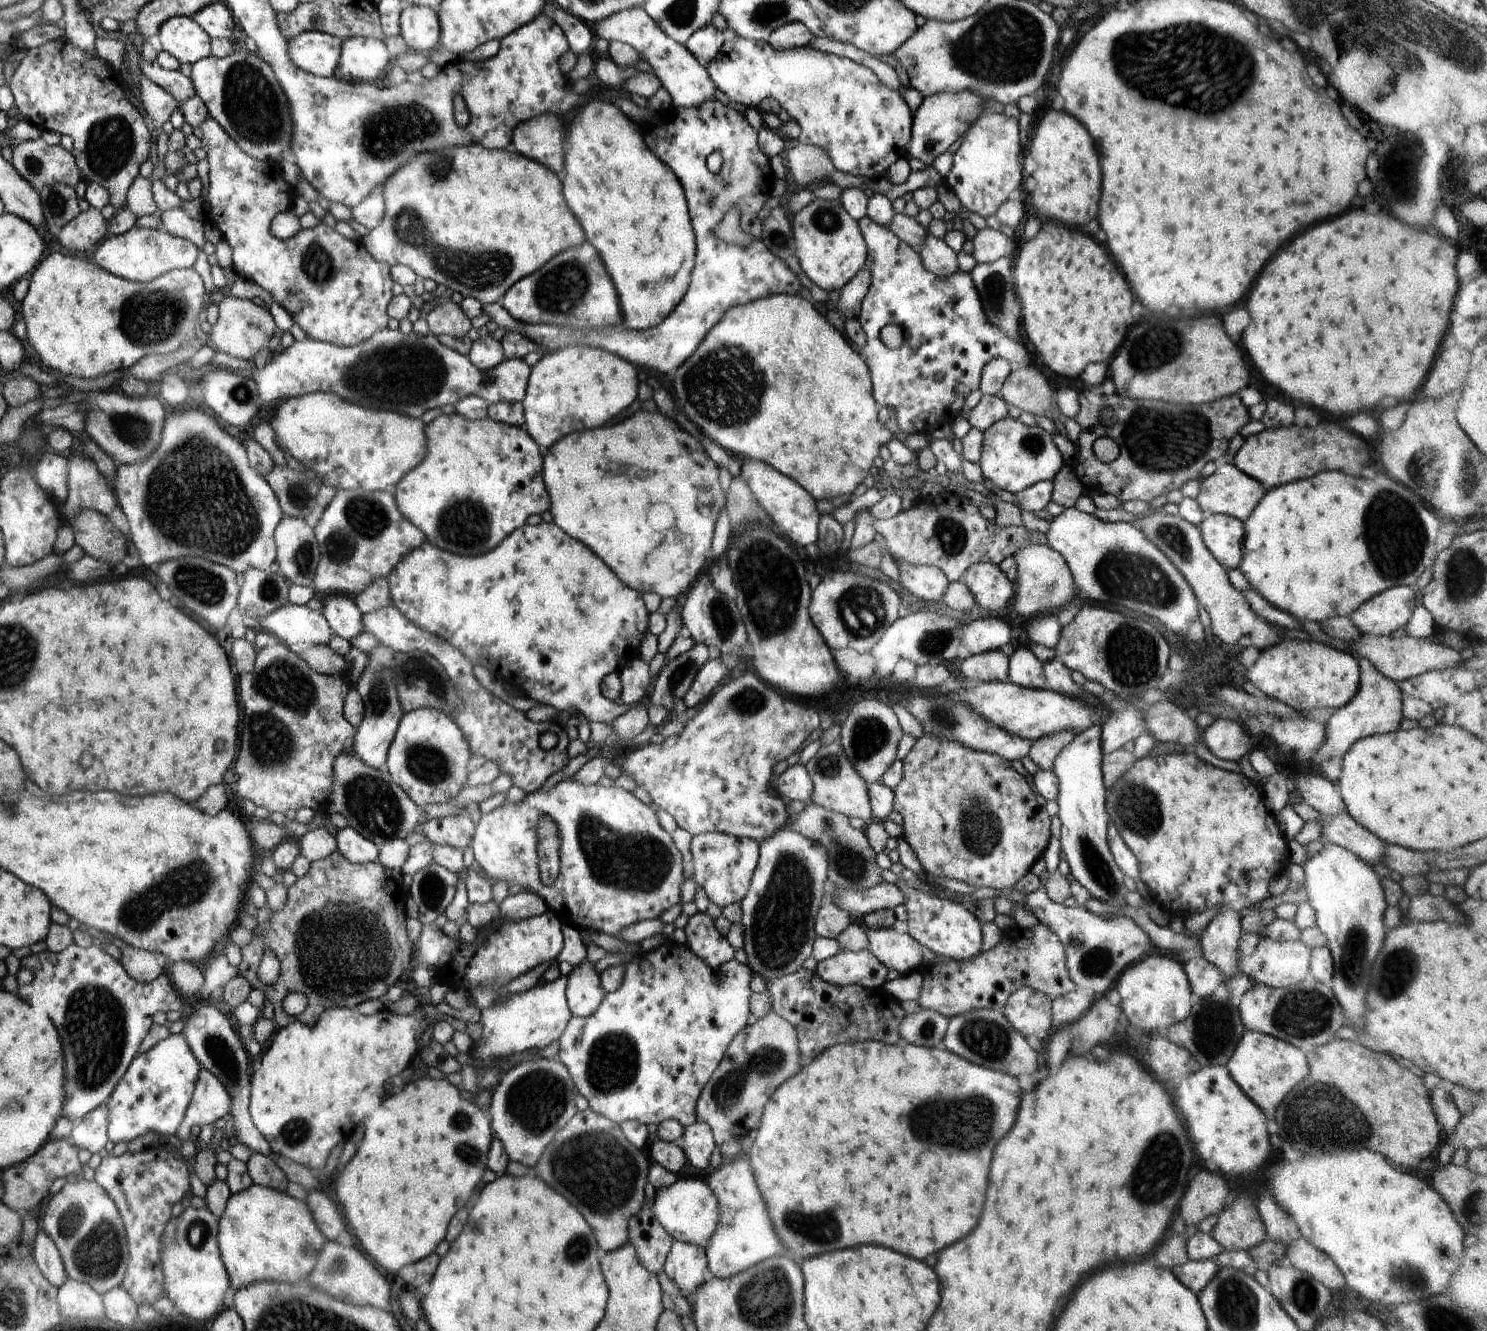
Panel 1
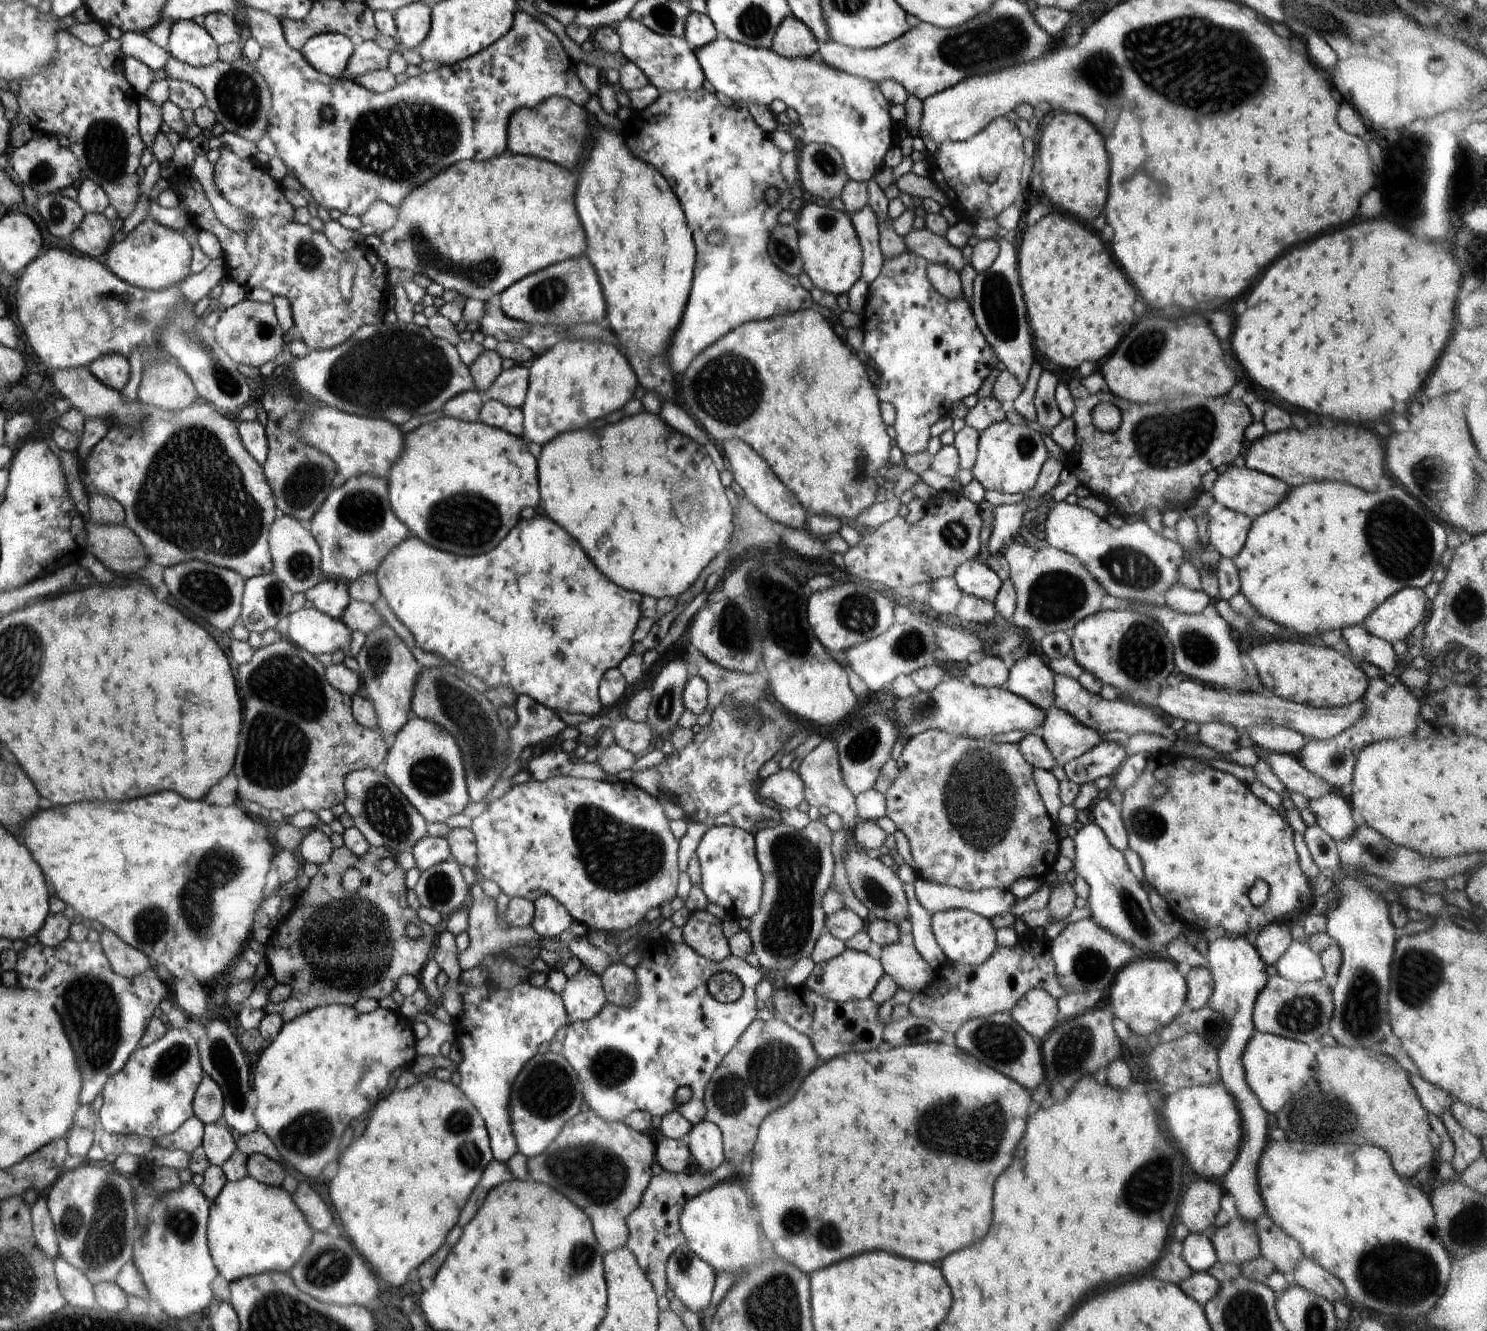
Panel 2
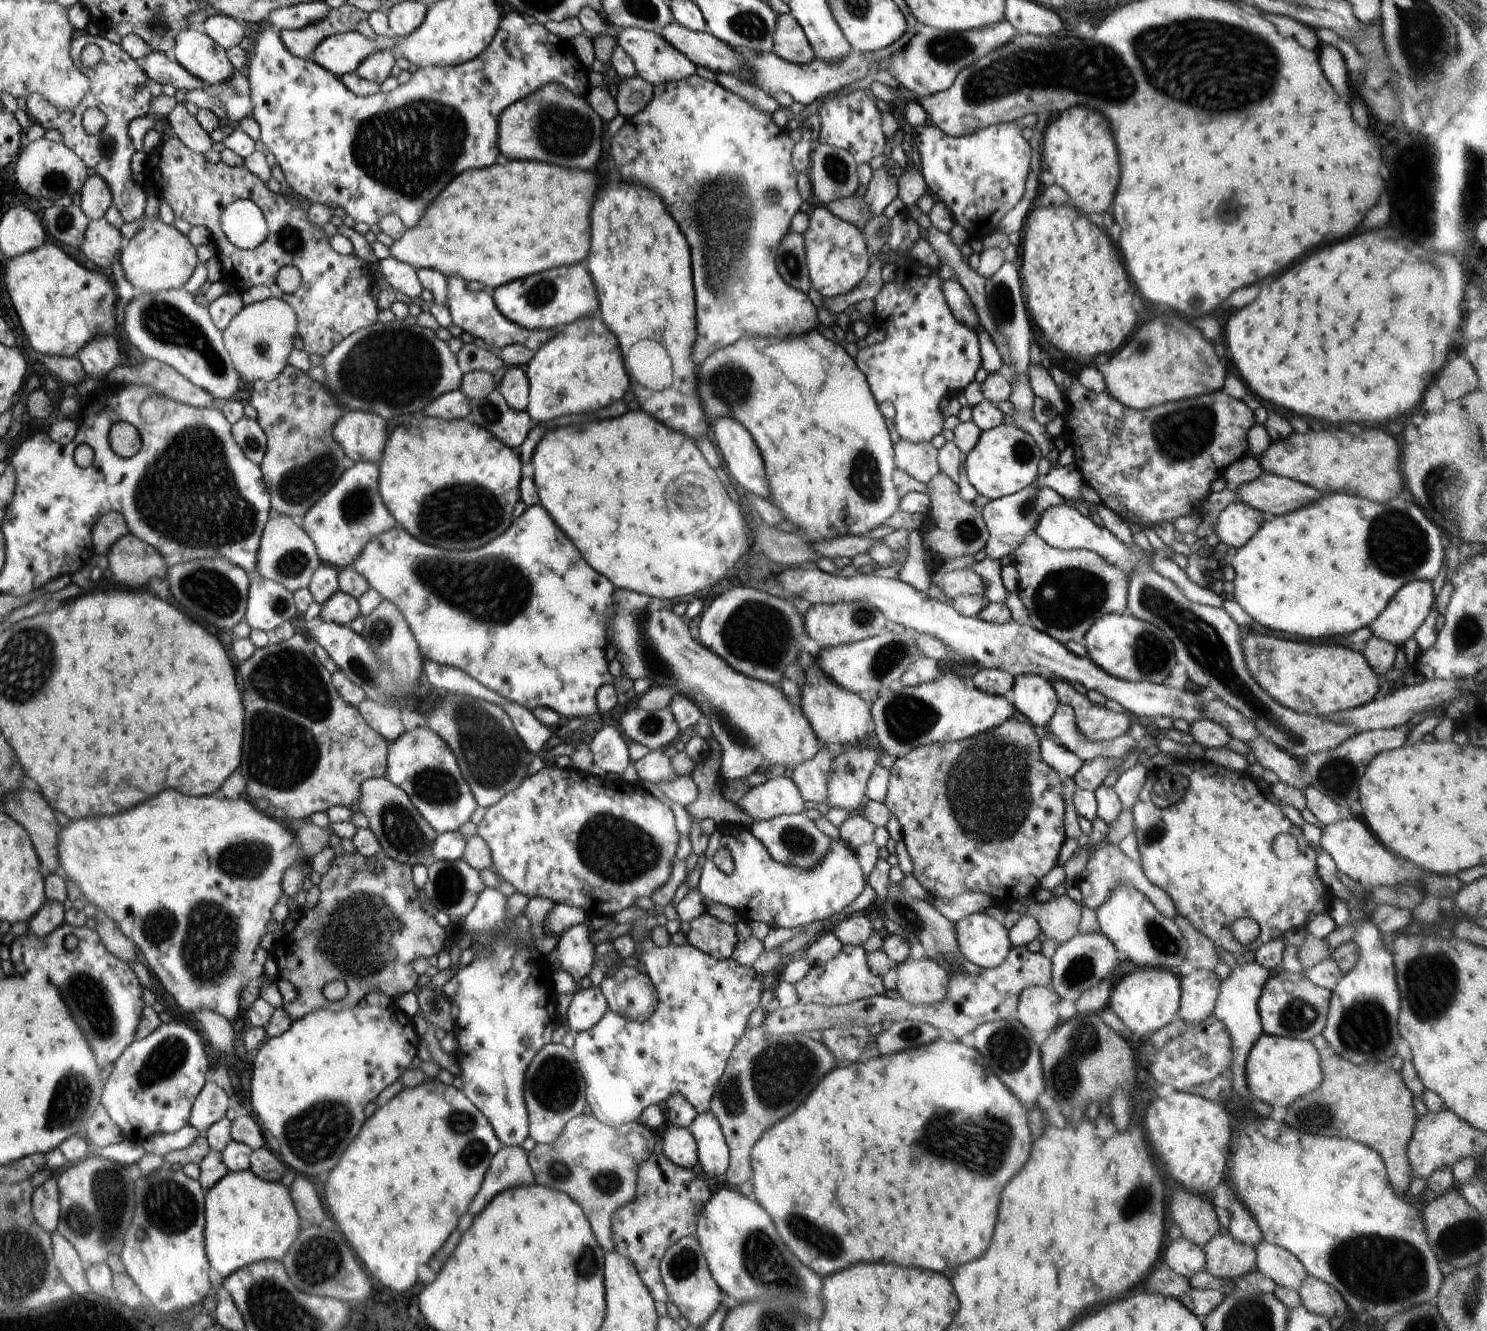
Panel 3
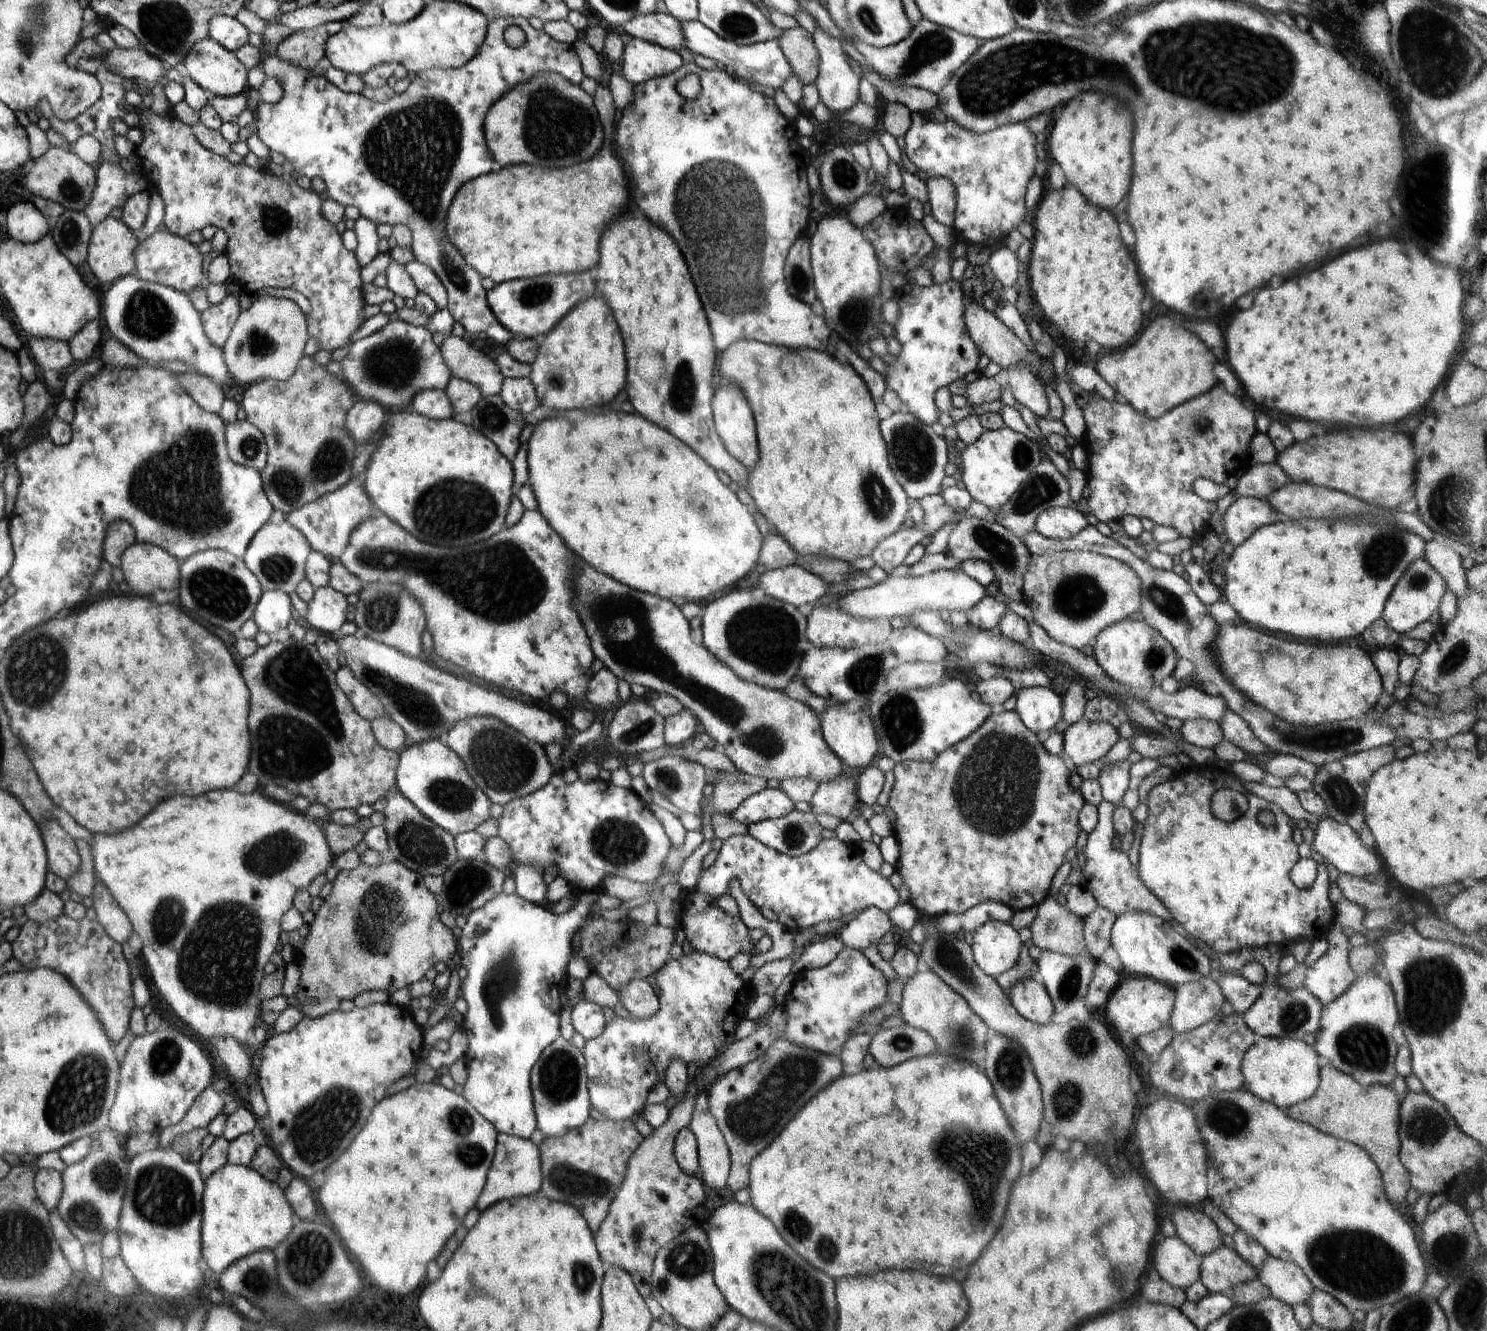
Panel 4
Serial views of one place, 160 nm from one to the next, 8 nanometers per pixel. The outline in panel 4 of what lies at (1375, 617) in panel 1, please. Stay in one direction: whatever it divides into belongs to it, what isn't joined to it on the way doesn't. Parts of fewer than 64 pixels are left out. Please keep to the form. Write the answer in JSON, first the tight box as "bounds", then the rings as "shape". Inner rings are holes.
{"bounds":[1383,559,1448,637],"shape":[[[1426,559],[1413,560],[1394,585],[1383,610],[1383,618],[1391,628],[1394,637],[1403,637],[1408,630],[1428,622],[1430,616],[1438,611],[1440,600],[1448,589],[1448,583]]]}

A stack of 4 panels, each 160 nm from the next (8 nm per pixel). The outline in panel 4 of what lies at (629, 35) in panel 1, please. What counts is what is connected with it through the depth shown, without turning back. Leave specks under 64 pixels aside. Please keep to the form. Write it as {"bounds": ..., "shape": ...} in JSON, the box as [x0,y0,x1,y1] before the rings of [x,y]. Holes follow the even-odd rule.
{"bounds":[622,37,684,85],"shape":[[[632,37],[625,44],[622,66],[626,80],[637,85],[676,72],[684,64],[676,51]]]}

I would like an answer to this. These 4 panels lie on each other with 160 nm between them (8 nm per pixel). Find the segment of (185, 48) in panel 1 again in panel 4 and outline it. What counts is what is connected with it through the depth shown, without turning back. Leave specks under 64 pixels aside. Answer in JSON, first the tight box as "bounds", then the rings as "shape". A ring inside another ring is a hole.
{"bounds":[183,37,248,97],"shape":[[[210,37],[198,41],[186,55],[183,71],[208,94],[219,97],[236,96],[248,85],[248,69],[234,56],[232,51],[226,50]]]}

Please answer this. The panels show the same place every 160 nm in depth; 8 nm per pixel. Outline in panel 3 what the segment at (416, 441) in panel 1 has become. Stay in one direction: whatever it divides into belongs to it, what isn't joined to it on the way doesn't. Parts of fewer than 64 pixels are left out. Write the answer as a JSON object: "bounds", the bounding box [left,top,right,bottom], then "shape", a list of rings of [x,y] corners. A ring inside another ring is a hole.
{"bounds":[333,410,387,462],"shape":[[[345,410],[334,425],[333,437],[355,462],[376,462],[385,447],[387,422],[375,412]]]}

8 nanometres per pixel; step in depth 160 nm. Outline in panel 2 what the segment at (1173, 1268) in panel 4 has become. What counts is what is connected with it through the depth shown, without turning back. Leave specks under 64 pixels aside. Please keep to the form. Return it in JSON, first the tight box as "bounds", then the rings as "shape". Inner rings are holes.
{"bounds":[1181,1233,1218,1273],"shape":[[[1188,1233],[1183,1240],[1181,1257],[1194,1273],[1204,1273],[1218,1261],[1211,1240],[1200,1233]]]}

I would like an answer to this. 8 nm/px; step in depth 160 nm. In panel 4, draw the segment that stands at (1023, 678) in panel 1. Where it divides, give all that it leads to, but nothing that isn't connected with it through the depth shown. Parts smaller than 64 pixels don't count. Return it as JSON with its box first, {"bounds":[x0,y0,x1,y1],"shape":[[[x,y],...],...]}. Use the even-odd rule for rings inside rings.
{"bounds":[1014,687,1063,734],"shape":[[[1022,687],[1015,697],[1014,711],[1034,734],[1048,732],[1061,719],[1063,698],[1050,687]]]}

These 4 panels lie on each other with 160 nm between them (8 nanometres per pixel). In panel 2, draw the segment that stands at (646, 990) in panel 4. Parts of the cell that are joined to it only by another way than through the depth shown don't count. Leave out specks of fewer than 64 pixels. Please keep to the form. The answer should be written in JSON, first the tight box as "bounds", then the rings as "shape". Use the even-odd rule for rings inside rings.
{"bounds":[601,962,639,1007],"shape":[[[612,962],[603,972],[601,981],[609,1003],[620,1007],[630,1007],[635,1002],[639,982],[633,968]]]}

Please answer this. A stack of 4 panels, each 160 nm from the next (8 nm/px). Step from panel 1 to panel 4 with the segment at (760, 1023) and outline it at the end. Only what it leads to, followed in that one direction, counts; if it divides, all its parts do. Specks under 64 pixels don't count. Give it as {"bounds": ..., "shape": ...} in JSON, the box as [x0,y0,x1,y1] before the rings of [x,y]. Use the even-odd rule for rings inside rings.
{"bounds":[707,1038,842,1192],"shape":[[[780,1038],[761,1057],[720,1075],[707,1088],[710,1112],[731,1154],[727,1185],[732,1192],[748,1189],[751,1160],[784,1130],[810,1098],[842,1074],[839,1057],[818,1054]]]}

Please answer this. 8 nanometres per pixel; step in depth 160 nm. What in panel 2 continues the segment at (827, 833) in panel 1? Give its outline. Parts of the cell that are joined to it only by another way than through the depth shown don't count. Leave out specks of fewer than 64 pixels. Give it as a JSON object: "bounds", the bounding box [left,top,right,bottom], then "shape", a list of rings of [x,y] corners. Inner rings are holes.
{"bounds":[845,840,909,926],"shape":[[[852,840],[848,842],[845,857],[846,876],[856,898],[868,908],[874,916],[898,926],[901,920],[909,918],[908,899],[904,891],[904,883],[897,877],[891,867],[881,863],[880,859],[868,856],[866,851],[856,846]]]}

